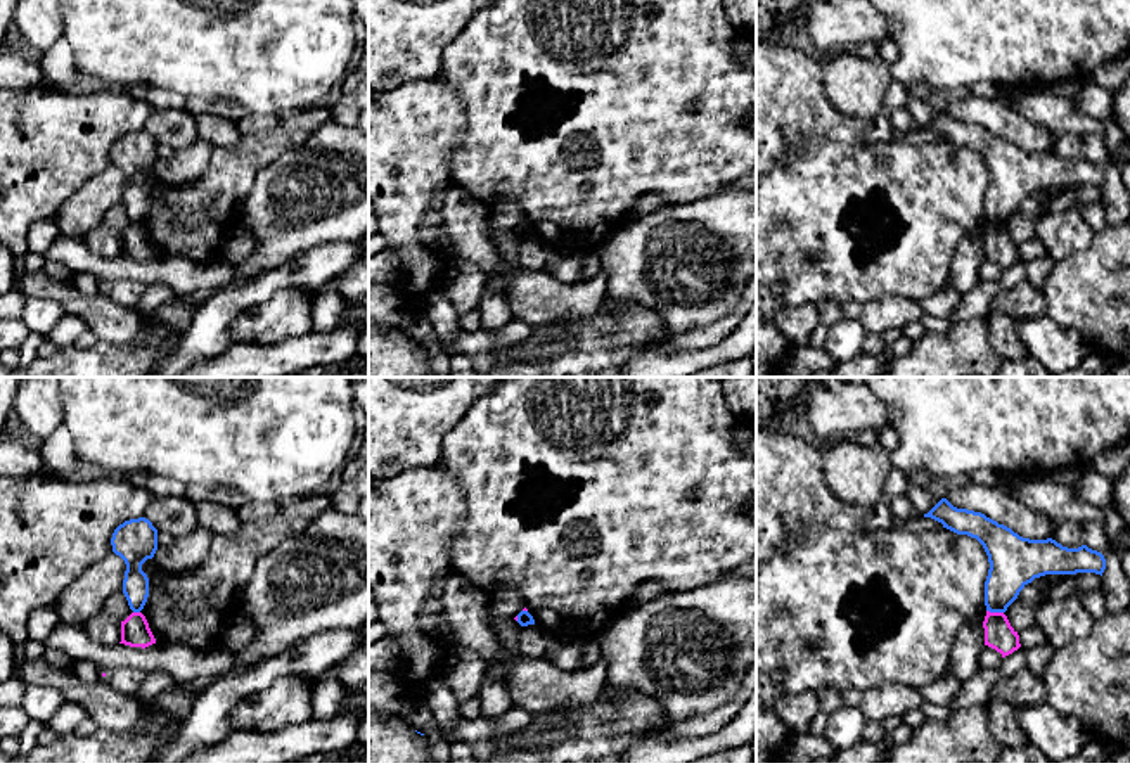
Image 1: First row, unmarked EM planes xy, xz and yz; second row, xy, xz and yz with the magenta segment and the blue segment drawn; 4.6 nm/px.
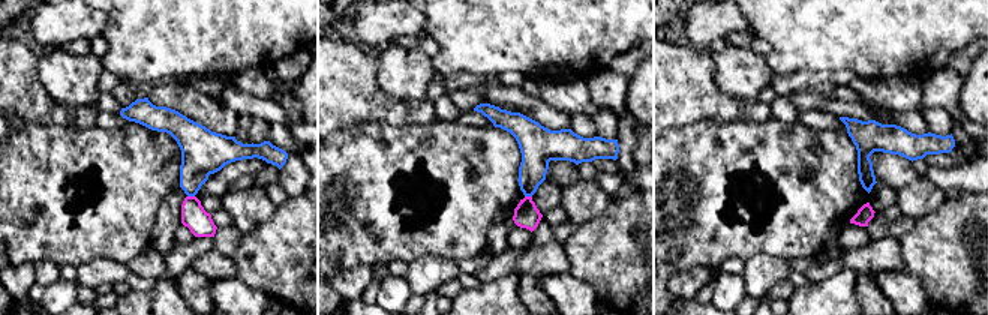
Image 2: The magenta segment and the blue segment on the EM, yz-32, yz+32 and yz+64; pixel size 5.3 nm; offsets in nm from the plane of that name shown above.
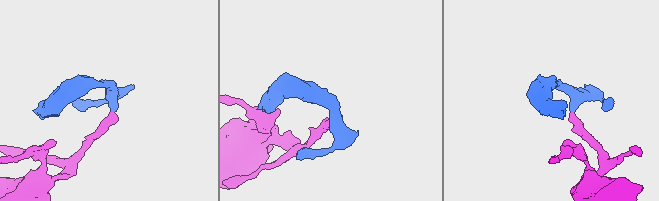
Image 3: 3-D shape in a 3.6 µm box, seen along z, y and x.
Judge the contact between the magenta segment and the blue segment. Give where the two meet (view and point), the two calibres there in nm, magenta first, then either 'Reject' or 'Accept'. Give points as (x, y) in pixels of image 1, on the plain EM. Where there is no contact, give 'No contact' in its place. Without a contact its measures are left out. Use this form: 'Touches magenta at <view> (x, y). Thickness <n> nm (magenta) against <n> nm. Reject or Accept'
Touches magenta at yz (995, 225). Thickness 140 nm (magenta) against 220 nm. Reject

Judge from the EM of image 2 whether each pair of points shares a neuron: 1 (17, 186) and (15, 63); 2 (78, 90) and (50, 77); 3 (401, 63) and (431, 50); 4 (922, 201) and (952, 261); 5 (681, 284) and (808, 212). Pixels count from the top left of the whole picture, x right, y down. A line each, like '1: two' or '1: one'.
1: two
2: one
3: two
4: two
5: two

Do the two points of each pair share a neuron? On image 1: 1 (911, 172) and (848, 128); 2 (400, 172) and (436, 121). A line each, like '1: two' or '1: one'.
1: two
2: one

